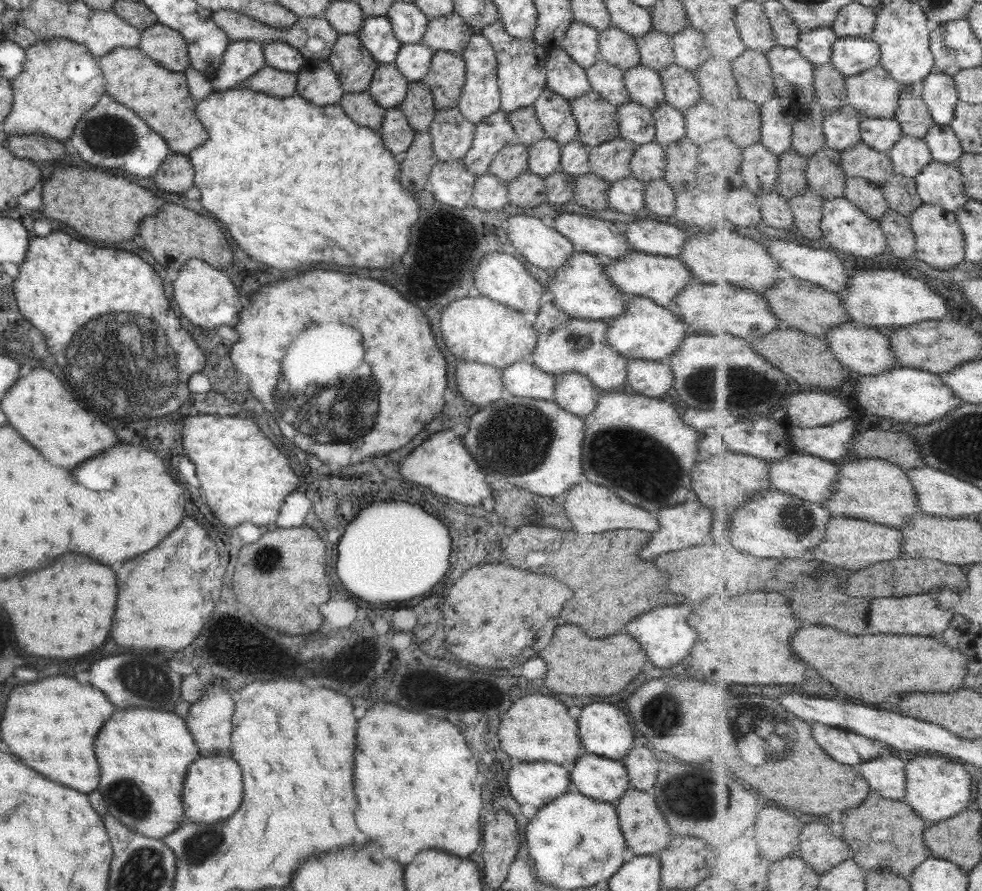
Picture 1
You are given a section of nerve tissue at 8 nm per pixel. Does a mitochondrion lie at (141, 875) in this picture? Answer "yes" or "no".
yes

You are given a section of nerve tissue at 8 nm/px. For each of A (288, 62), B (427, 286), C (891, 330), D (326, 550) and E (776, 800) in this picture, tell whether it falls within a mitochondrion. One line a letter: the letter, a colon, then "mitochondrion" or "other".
A: other
B: other
C: other
D: other
E: other

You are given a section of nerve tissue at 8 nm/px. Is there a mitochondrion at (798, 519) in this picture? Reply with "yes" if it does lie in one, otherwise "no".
yes

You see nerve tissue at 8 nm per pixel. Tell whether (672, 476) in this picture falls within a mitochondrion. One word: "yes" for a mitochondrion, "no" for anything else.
yes

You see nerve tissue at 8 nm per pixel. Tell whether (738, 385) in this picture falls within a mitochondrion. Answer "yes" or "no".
yes

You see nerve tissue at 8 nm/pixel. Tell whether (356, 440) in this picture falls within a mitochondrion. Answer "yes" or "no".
yes

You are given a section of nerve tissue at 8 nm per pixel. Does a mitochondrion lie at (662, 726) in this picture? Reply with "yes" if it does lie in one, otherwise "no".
yes

